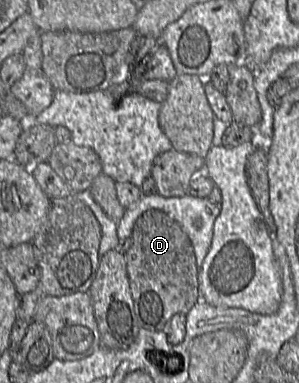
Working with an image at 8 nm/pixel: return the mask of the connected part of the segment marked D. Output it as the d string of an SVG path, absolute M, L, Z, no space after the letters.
M149 209L136 220L132 245L125 253L129 287L140 328L160 331L175 314L185 314L200 298L193 244L167 212Z

